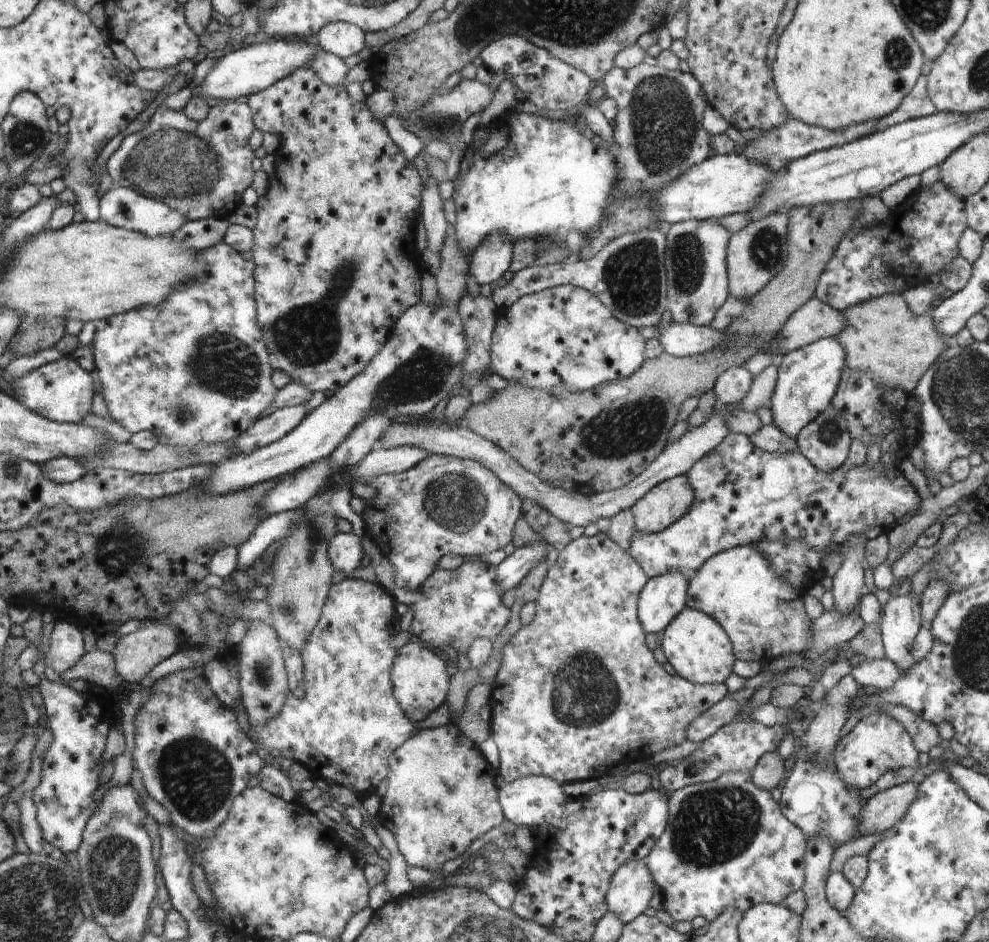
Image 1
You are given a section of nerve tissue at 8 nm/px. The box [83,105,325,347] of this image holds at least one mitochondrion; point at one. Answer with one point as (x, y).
(174, 163)

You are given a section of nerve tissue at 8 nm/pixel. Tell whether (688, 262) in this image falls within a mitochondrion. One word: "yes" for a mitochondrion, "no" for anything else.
yes

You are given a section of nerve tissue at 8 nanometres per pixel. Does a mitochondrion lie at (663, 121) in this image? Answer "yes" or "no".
yes

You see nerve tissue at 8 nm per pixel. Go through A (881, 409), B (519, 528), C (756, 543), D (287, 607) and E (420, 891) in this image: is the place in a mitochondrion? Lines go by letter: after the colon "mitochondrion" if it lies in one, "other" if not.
A: other
B: other
C: other
D: mitochondrion
E: other

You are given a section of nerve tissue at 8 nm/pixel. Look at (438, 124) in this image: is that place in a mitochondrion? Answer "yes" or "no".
yes

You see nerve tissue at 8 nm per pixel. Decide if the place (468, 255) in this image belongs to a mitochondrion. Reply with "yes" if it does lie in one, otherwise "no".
no

